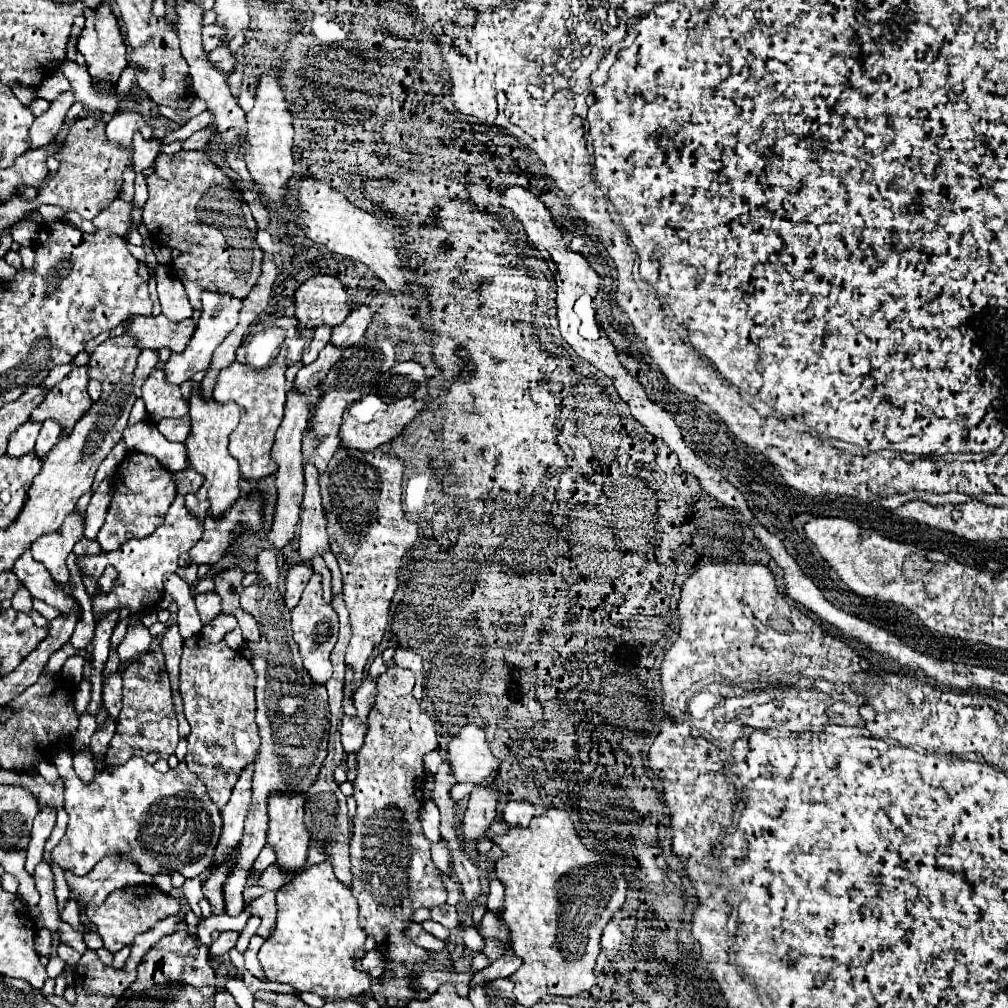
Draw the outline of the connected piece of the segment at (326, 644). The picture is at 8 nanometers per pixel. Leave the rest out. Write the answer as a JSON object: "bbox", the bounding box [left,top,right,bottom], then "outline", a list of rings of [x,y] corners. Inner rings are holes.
{"bbox":[290,574,338,684],"outline":[[[312,574],[308,586],[304,588],[304,594],[302,594],[298,606],[290,614],[292,614],[294,642],[298,644],[306,672],[310,674],[314,684],[326,684],[332,676],[330,652],[332,652],[336,638],[338,638],[338,614],[334,612],[334,608],[330,604],[322,602],[322,586],[320,586],[318,574]]]}

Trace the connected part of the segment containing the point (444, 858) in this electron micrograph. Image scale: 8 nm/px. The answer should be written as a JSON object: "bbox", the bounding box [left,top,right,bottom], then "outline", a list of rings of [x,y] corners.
{"bbox":[432,844,452,874],"outline":[[[432,844],[432,860],[436,862],[436,866],[440,866],[442,872],[452,874],[450,872],[450,856],[448,856],[448,848],[444,844]]]}

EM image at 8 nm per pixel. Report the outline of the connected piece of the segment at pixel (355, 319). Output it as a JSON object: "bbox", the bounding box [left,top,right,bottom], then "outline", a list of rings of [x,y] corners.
{"bbox":[330,306,372,350],"outline":[[[356,306],[340,326],[332,328],[332,338],[330,338],[332,346],[344,350],[344,348],[356,344],[364,336],[370,322],[372,322],[370,308],[368,306]]]}

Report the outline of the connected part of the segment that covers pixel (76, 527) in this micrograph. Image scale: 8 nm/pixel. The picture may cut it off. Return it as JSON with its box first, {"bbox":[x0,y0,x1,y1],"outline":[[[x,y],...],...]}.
{"bbox":[30,510,84,584],"outline":[[[74,510],[56,532],[40,536],[30,550],[32,556],[48,568],[48,572],[58,584],[66,584],[70,576],[66,558],[82,536],[84,536],[84,518]]]}

